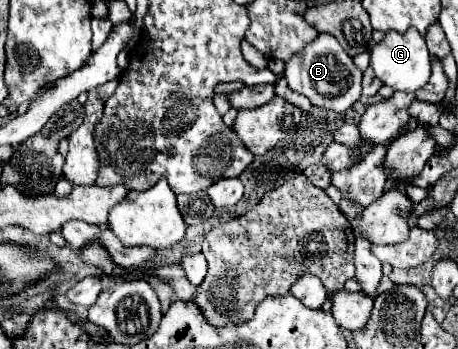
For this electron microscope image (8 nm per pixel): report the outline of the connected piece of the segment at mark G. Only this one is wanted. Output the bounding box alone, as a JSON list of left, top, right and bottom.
[371,27,431,91]

